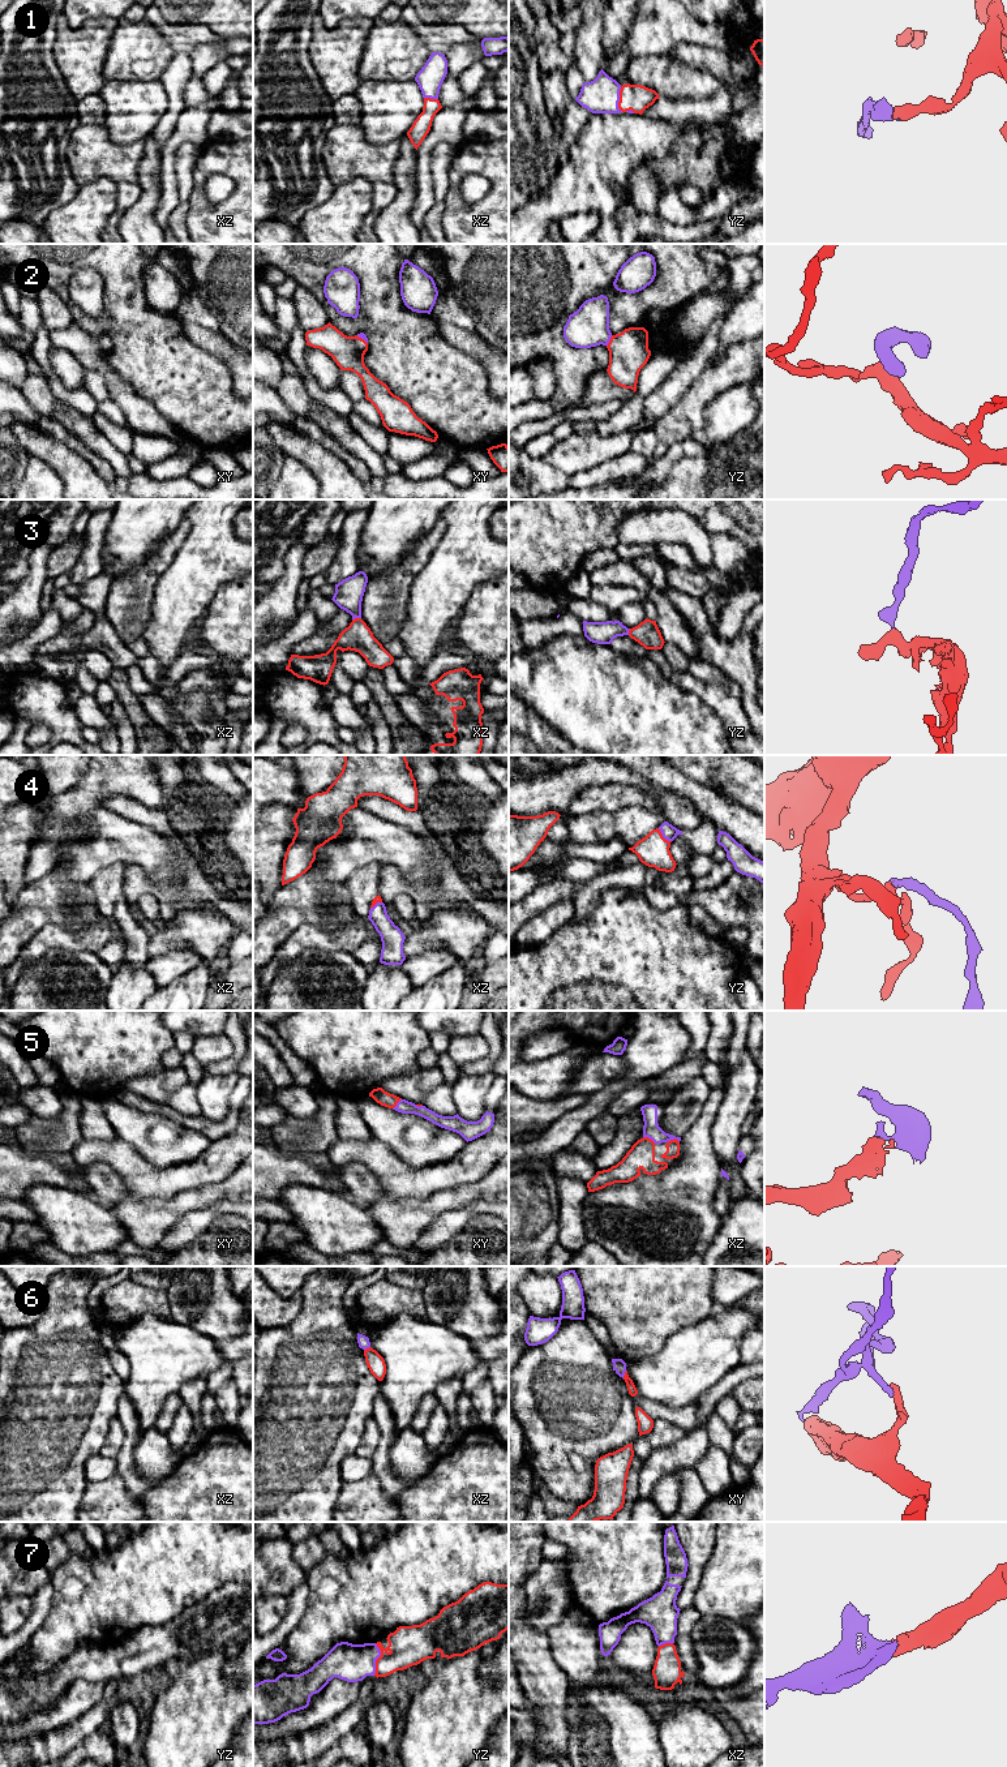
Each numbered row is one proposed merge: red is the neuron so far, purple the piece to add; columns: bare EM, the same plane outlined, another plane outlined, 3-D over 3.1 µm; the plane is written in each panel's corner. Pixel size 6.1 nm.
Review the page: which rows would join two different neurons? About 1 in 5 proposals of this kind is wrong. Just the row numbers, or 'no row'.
6

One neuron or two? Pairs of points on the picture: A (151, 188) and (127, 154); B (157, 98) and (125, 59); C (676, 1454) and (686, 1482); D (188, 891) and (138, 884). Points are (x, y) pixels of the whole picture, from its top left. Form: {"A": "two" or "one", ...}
{"A": "two", "B": "two", "C": "two", "D": "one"}

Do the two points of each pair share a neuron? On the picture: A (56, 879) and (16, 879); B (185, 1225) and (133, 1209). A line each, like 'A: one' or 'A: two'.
A: two
B: two

